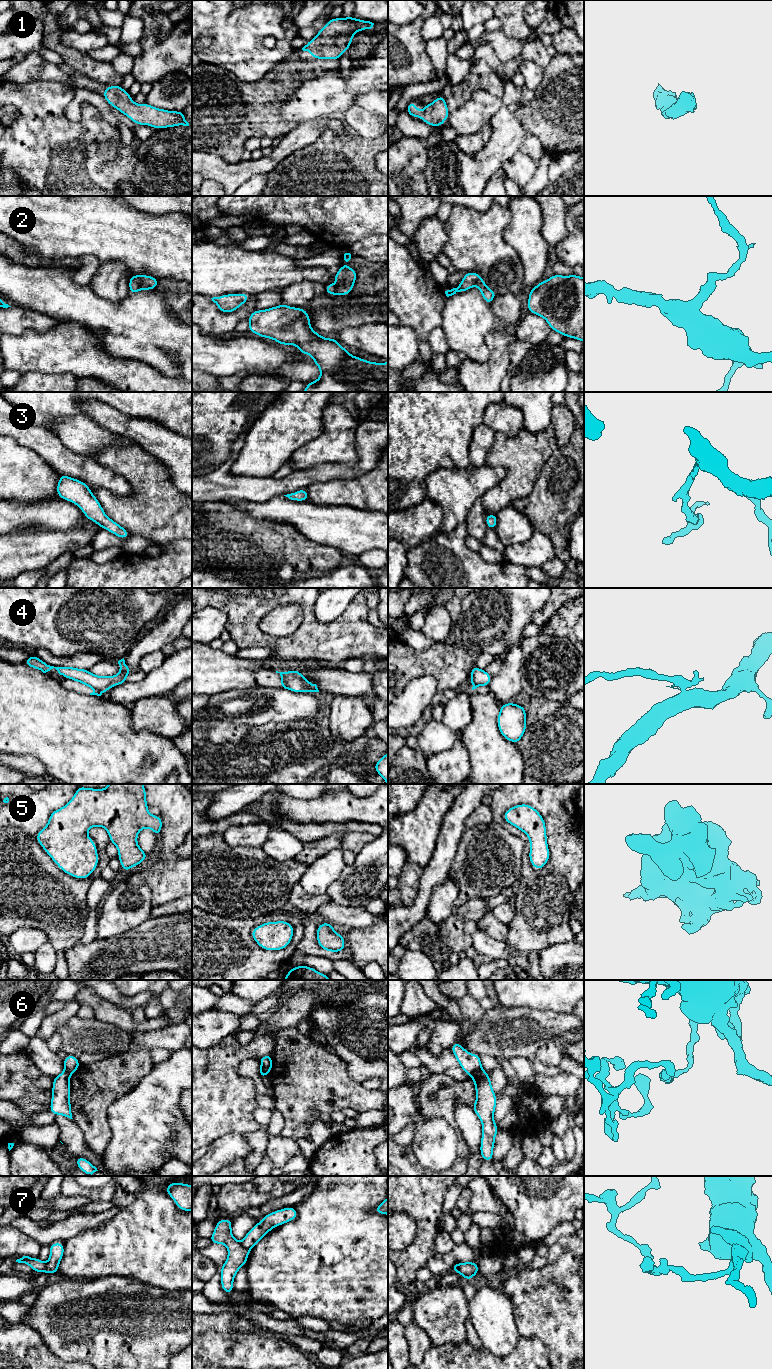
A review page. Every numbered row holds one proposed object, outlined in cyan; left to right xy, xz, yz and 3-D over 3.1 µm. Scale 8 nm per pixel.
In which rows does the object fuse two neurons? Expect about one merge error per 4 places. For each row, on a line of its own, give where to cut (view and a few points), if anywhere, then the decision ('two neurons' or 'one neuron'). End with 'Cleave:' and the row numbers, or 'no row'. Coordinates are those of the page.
1: no cut; one neuron
2: no cut; one neuron
3: no cut; one neuron
4: cut in xz along (281, 672), (284, 688); two neurons
5: no cut; one neuron
6: cut in yz along (481, 1068), (469, 1075); two neurons
7: cut in xz along (240, 1242), (249, 1250); two neurons
Cleave: 4, 6, 7

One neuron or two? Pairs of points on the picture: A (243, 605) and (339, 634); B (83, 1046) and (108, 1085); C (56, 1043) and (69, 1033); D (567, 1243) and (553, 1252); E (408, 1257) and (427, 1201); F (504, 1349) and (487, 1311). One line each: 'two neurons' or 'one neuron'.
A: one neuron
B: two neurons
C: two neurons
D: one neuron
E: one neuron
F: one neuron

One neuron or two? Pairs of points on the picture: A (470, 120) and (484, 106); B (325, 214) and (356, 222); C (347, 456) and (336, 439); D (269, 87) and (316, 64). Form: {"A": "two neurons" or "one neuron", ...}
{"A": "one neuron", "B": "one neuron", "C": "one neuron", "D": "one neuron"}

